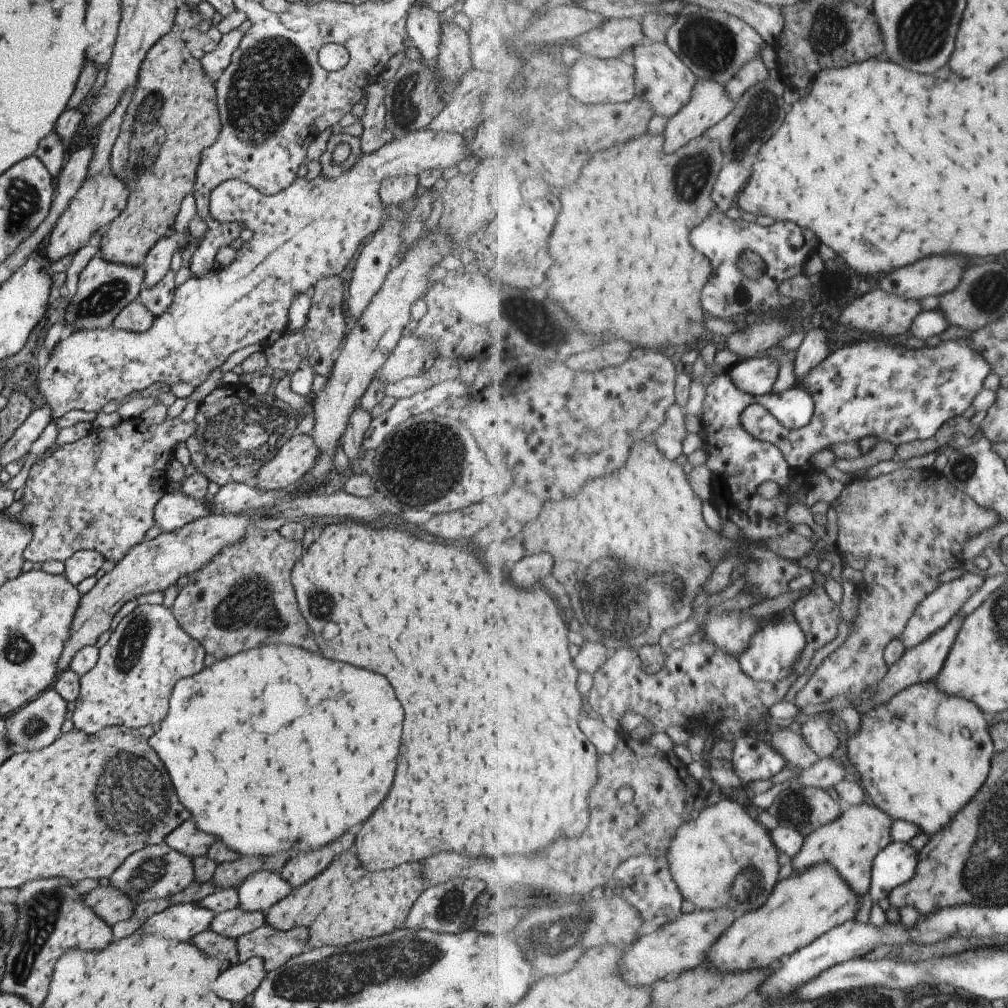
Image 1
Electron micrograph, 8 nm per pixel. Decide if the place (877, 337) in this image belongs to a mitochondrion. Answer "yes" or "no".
no

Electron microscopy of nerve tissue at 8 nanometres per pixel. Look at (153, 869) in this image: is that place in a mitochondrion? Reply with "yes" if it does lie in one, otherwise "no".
yes

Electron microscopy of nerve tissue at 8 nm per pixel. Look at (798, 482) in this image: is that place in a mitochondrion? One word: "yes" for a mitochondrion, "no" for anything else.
no

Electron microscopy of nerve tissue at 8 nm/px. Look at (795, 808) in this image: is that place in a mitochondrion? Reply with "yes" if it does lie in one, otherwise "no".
yes

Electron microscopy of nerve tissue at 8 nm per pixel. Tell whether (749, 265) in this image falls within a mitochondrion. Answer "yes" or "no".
yes

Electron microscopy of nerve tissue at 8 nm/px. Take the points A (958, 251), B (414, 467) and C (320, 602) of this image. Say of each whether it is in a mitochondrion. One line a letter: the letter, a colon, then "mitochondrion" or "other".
A: other
B: mitochondrion
C: mitochondrion

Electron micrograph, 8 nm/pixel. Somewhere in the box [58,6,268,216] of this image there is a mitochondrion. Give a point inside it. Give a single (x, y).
(147, 112)

